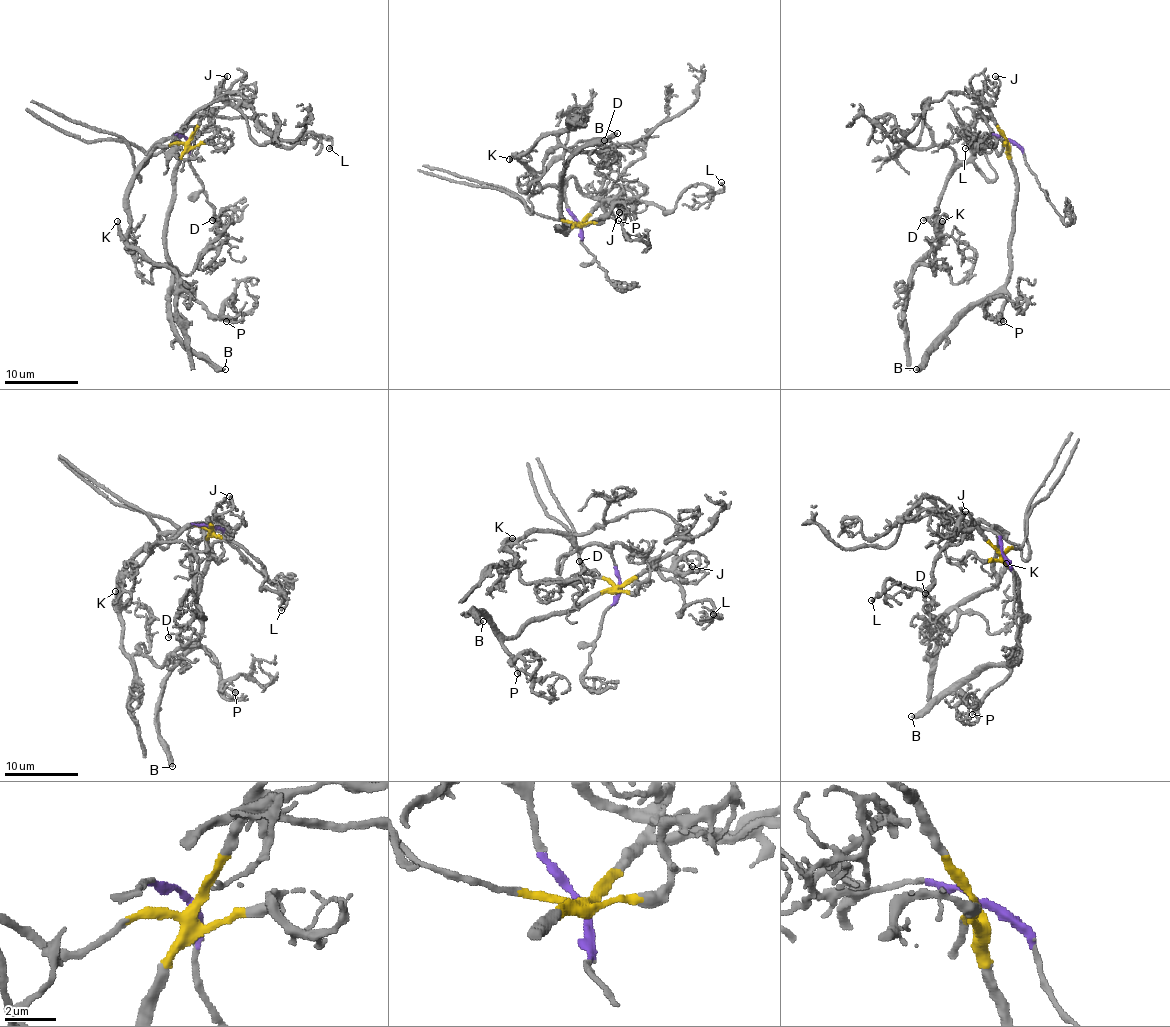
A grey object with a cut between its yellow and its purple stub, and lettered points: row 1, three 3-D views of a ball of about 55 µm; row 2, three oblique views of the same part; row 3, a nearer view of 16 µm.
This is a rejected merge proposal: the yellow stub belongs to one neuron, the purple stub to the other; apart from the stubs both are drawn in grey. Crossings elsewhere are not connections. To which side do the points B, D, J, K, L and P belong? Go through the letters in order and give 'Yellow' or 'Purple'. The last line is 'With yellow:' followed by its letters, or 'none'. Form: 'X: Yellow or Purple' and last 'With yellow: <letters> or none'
B: Yellow
D: Purple
J: Yellow
K: Purple
L: Purple
P: Yellow
With yellow: B, J, P

